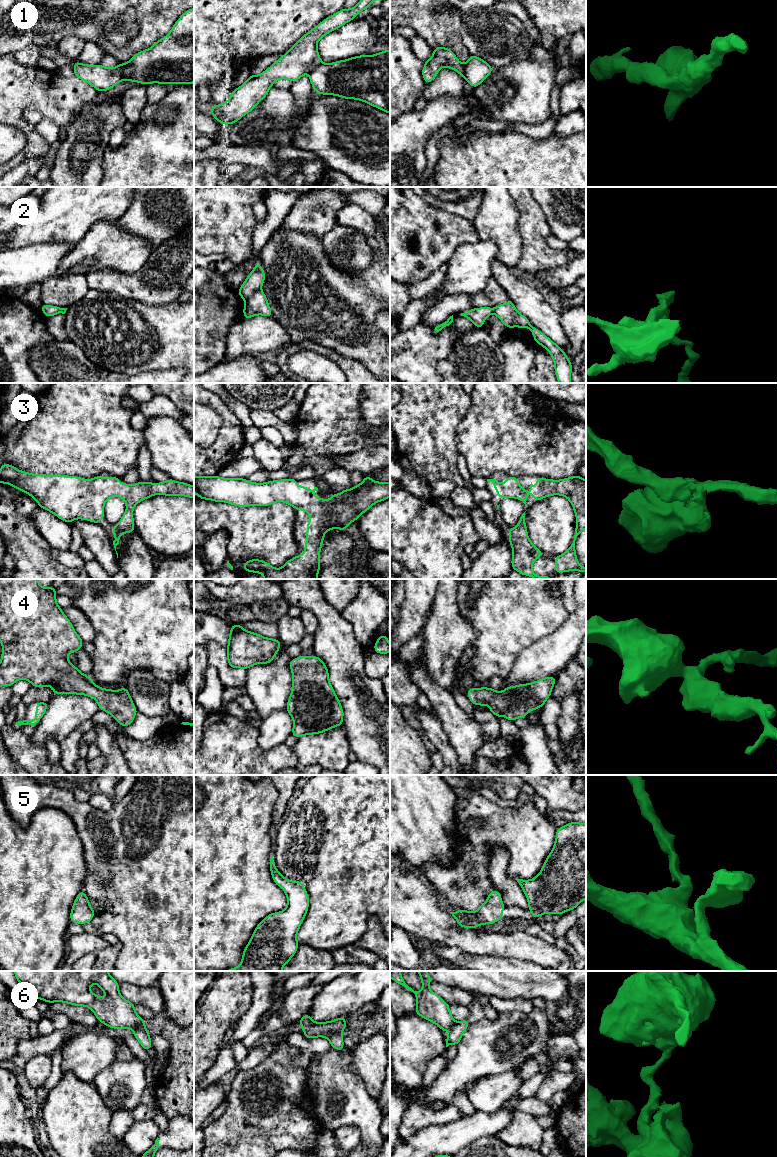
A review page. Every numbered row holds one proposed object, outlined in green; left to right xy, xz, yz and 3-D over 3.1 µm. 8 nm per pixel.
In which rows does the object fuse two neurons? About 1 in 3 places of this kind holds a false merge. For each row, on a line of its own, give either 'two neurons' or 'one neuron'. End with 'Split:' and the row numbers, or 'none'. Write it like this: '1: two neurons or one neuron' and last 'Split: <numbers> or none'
1: two neurons
2: two neurons
3: one neuron
4: one neuron
5: one neuron
6: two neurons
Split: 1, 2, 6

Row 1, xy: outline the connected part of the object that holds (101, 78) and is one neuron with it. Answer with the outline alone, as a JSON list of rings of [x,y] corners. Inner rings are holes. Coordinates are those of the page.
[[[75,62],[74,75],[92,85],[98,92],[108,91],[122,81],[122,67],[118,64],[113,68],[106,68],[101,64],[86,65]]]

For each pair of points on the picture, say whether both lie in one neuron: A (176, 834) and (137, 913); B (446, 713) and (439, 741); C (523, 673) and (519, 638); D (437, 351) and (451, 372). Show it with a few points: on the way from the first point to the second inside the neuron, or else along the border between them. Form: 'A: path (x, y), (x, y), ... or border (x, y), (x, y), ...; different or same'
A: path (176, 854), (176, 862), (145, 893); same
B: border (437, 719), (449, 744), (454, 749); different
C: border (541, 639), (527, 646), (519, 654), (510, 673); different
D: border (456, 340), (450, 352), (438, 361), (438, 372); different

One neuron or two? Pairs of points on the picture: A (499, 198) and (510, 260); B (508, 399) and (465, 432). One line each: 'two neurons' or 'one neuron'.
A: one neuron
B: one neuron

